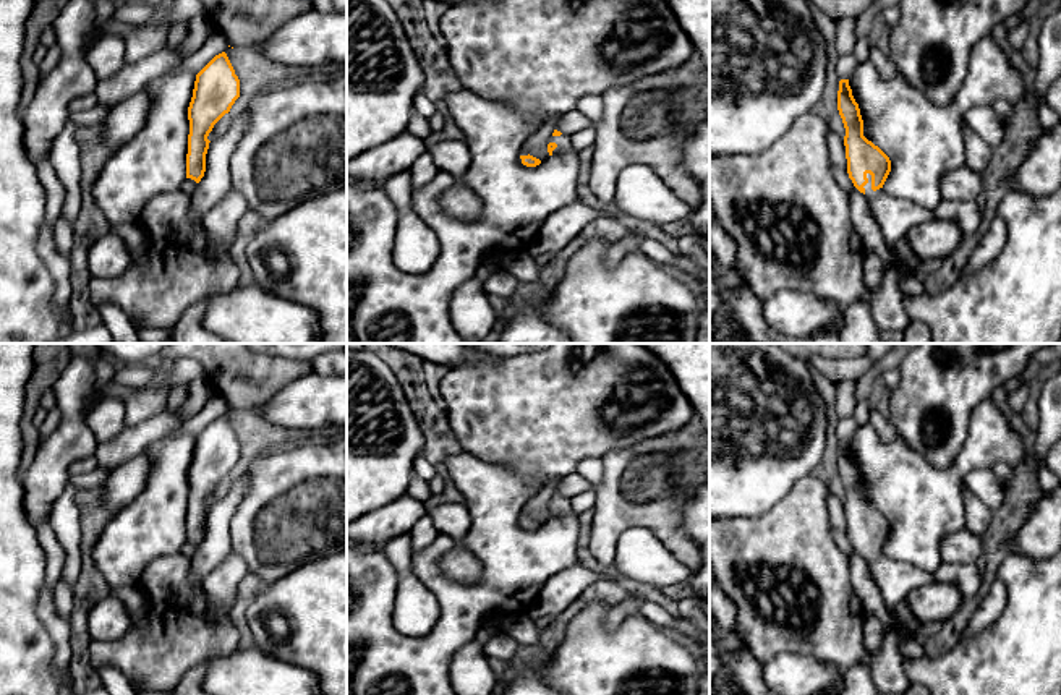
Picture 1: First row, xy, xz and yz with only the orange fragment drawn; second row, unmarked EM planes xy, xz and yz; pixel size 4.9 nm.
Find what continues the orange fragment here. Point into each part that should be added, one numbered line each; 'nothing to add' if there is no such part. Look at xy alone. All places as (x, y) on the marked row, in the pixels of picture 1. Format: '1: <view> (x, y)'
nothing to add

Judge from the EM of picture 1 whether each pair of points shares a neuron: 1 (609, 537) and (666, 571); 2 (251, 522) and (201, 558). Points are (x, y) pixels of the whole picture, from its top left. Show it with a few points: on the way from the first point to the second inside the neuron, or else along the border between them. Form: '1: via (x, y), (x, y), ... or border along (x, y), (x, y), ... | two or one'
1: border along (656, 533), (627, 528), (614, 562) | two
2: border along (240, 501), (230, 522), (230, 551) | two

